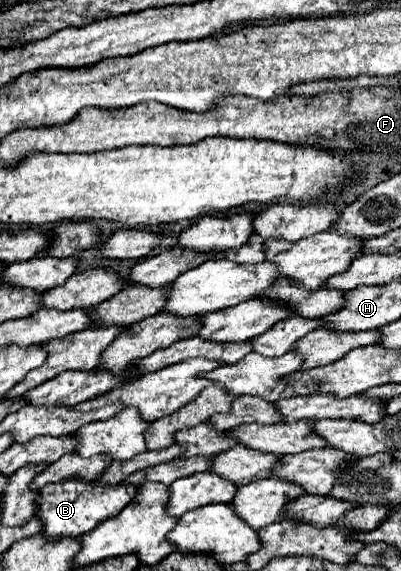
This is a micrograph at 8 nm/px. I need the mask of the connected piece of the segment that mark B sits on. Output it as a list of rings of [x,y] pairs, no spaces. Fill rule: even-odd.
[[[78,477],[44,485],[40,489],[38,517],[44,521],[44,533],[50,537],[80,537],[92,531],[102,521],[118,515],[136,495],[136,485],[102,485],[98,481],[84,481]]]

